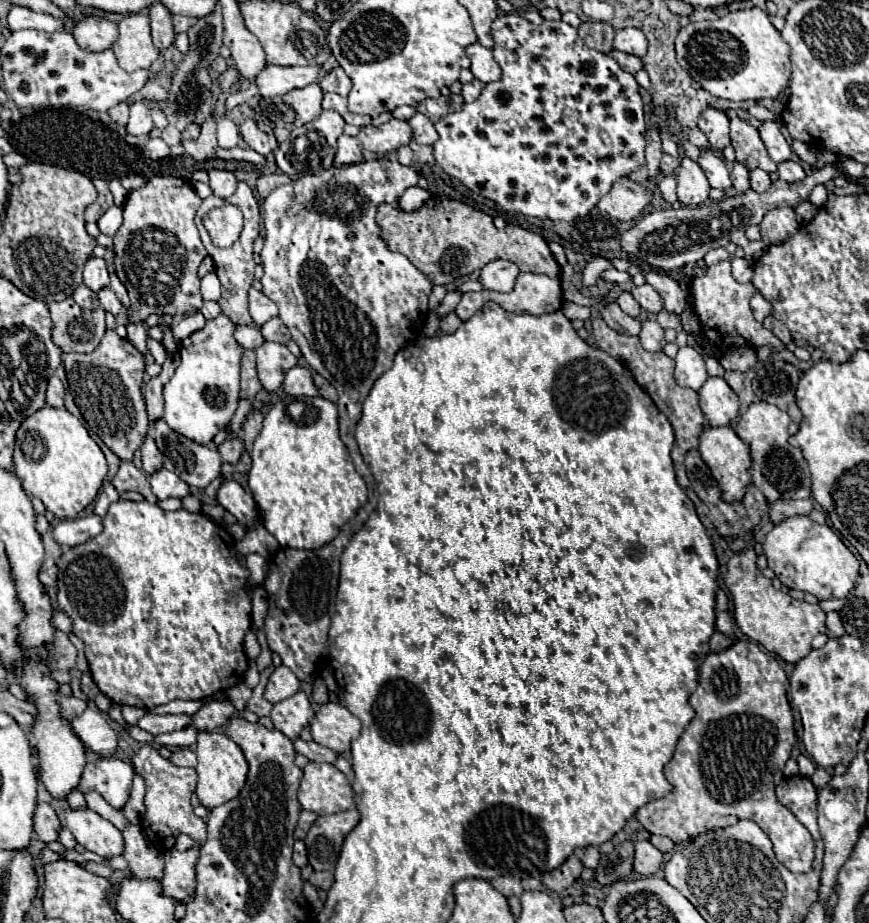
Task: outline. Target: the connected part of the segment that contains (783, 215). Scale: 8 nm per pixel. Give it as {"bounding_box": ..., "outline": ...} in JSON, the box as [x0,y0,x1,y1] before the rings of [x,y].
{"bounding_box":[759,206,799,246],"outline":[[[789,206],[769,210],[759,226],[761,226],[761,240],[765,246],[781,244],[787,238],[791,238],[791,234],[795,234],[795,230],[799,230],[795,210]]]}

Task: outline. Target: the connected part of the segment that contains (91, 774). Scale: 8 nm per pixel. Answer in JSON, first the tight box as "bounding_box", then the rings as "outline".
{"bounding_box":[79,758,133,810],"outline":[[[101,758],[85,766],[79,792],[97,792],[113,808],[121,810],[131,794],[133,766],[119,758]]]}

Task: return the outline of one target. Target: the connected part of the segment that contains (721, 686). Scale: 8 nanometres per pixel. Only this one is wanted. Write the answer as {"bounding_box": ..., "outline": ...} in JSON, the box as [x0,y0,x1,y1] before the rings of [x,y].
{"bounding_box":[635,642,815,872],"outline":[[[735,642],[723,652],[709,652],[699,668],[699,688],[689,698],[695,718],[677,742],[671,762],[665,766],[665,778],[673,784],[673,792],[661,800],[641,806],[635,818],[651,834],[667,836],[675,844],[689,842],[699,834],[725,828],[741,818],[753,820],[771,838],[777,860],[791,872],[809,872],[815,858],[815,842],[809,830],[785,808],[775,796],[773,772],[783,768],[795,744],[793,714],[787,700],[787,676],[775,656],[765,654],[755,642]]]}

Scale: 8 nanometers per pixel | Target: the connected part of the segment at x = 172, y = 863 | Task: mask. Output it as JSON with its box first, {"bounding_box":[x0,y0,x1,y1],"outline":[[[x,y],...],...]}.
{"bounding_box":[161,848,199,902],"outline":[[[175,848],[165,852],[165,870],[161,876],[161,894],[177,902],[189,898],[195,890],[195,858],[199,848],[179,852]]]}

